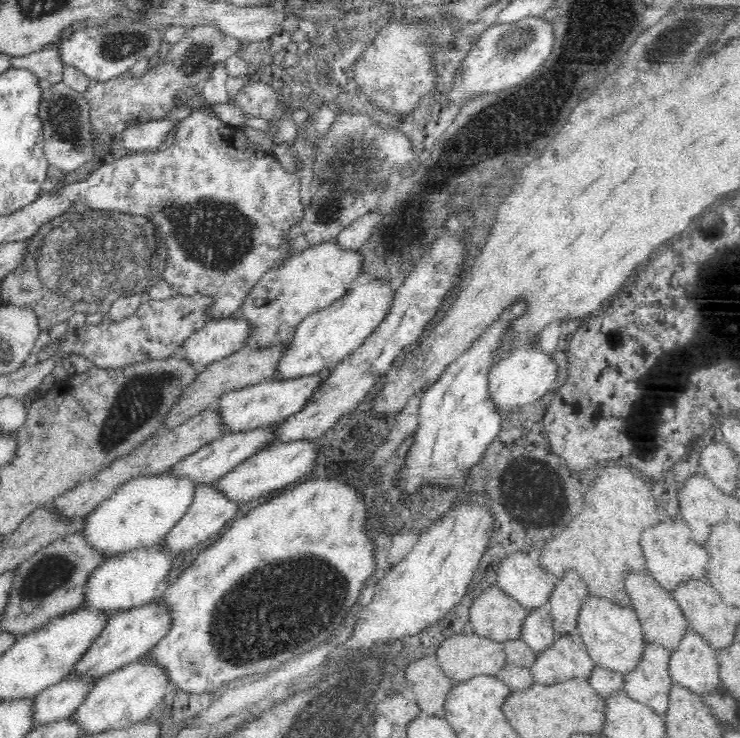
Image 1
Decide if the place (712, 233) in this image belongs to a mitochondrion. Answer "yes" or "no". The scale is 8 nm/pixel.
no

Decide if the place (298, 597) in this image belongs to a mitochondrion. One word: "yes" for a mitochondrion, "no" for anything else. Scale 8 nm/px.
yes

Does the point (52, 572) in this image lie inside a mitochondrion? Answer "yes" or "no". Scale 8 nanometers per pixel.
yes

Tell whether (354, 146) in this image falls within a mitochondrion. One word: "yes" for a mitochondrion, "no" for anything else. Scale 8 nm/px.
yes

